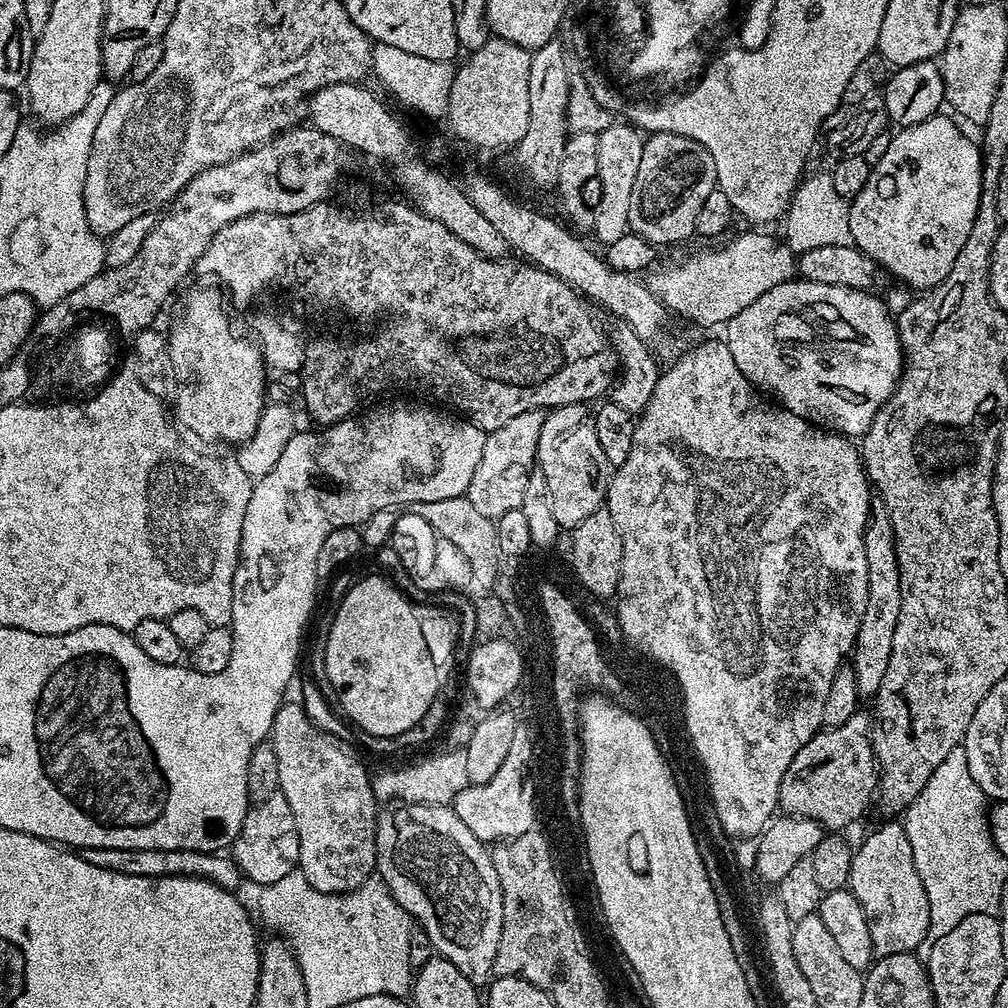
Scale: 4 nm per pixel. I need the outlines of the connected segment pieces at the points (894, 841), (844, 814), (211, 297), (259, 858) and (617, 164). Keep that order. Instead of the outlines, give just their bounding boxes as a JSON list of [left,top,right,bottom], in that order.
[[847,823,930,957],[779,710,878,830],[167,288,266,446],[230,791,300,886],[591,122,645,246]]

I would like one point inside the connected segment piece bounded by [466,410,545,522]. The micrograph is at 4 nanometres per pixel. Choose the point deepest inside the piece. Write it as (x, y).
(499, 484)

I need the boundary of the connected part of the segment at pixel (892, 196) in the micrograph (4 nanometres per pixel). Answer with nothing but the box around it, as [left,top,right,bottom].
[848,114,982,290]

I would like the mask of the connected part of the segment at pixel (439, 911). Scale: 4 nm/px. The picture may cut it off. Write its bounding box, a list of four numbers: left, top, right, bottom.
[375,804,502,988]

